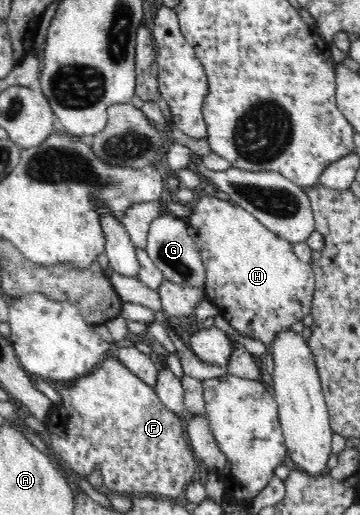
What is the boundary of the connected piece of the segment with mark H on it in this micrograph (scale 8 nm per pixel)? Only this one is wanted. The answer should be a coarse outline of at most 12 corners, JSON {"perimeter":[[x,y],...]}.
{"perimeter":[[199,193],[204,294],[269,346],[310,314],[314,271],[244,208]]}

